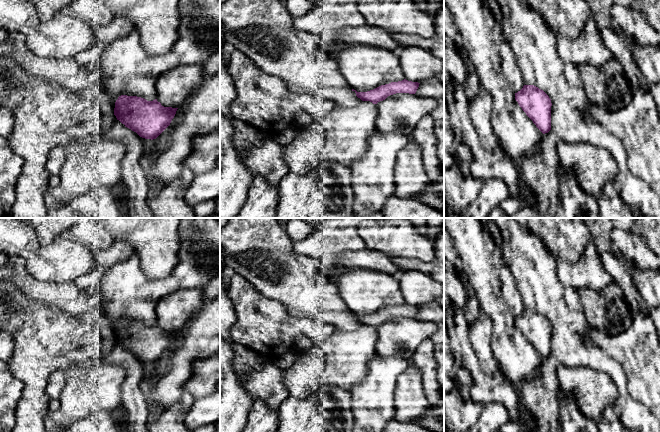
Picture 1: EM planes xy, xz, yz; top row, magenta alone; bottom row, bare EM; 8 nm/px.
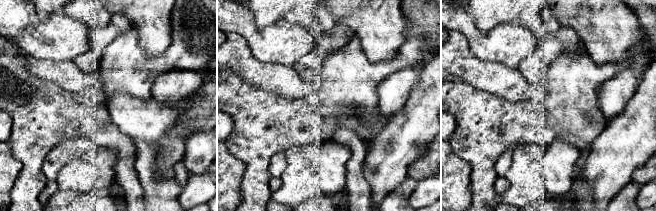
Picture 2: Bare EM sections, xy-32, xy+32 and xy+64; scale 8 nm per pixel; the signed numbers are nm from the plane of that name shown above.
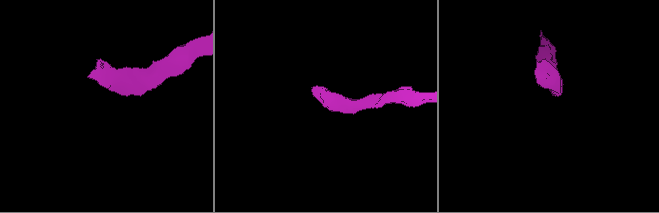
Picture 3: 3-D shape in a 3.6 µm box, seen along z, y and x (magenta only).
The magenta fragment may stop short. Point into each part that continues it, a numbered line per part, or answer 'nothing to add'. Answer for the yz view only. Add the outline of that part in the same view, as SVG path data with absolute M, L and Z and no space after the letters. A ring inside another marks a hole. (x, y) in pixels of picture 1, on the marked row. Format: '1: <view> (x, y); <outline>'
nothing to add

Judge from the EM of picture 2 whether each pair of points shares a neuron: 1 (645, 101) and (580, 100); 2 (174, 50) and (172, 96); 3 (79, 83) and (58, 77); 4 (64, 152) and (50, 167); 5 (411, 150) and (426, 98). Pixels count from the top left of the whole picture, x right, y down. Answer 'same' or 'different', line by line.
1: different
2: different
3: same
4: same
5: same

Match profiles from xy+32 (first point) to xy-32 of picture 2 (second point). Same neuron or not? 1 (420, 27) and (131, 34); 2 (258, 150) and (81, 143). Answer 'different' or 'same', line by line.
1: same
2: different

